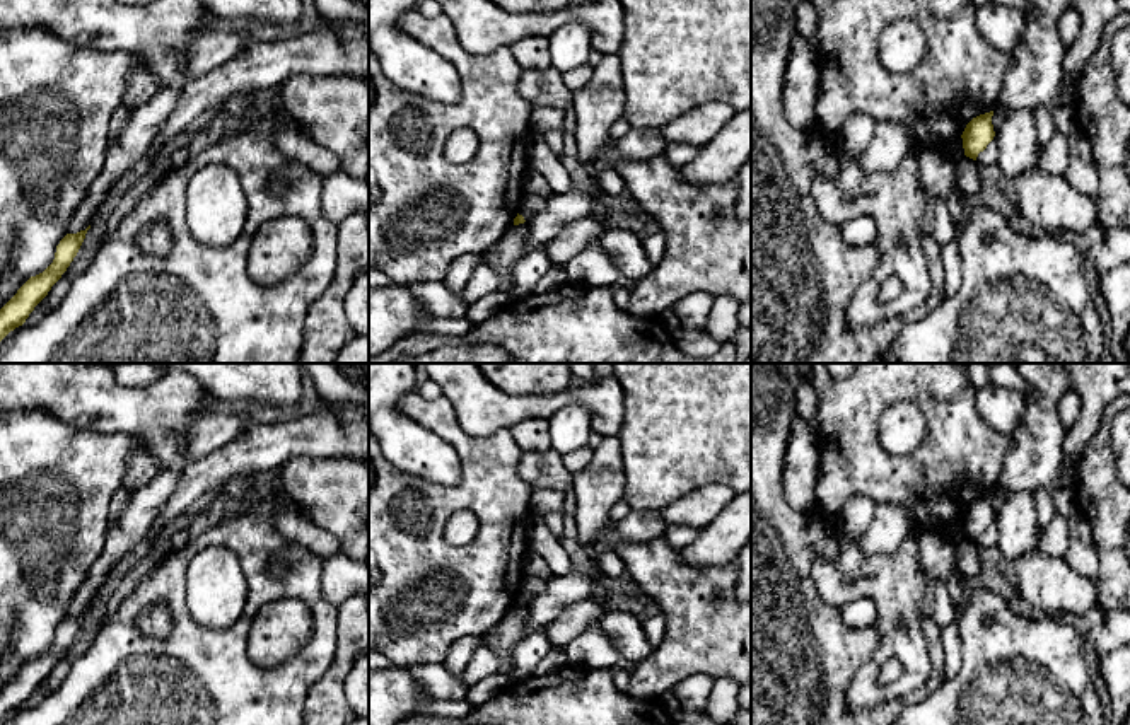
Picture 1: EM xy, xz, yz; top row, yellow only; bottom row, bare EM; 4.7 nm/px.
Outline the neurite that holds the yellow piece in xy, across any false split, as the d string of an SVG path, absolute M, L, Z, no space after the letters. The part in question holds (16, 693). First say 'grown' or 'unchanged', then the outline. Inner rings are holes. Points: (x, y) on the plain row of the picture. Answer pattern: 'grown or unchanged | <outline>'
unchanged | M87 612L67 616L56 628L53 645L39 657L31 658L17 676L0 691L0 723L22 708L34 689L48 677L77 638Z

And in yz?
unchanged | M993 493L980 496L966 507L961 517L966 539L976 542L978 536L983 534L987 527L993 522L995 513L992 507L992 498Z

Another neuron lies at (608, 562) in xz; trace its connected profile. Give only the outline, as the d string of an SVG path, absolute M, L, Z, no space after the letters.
M596 548L596 565L608 578L626 575L623 560L613 549Z

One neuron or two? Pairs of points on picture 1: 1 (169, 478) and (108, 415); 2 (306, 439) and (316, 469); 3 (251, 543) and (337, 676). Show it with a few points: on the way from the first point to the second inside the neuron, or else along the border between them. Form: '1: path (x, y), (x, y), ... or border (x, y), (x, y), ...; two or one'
1: border (180, 468), (161, 469); two
2: border (350, 458), (294, 456), (277, 468); two
3: border (337, 626), (333, 662), (309, 688), (306, 696); two

